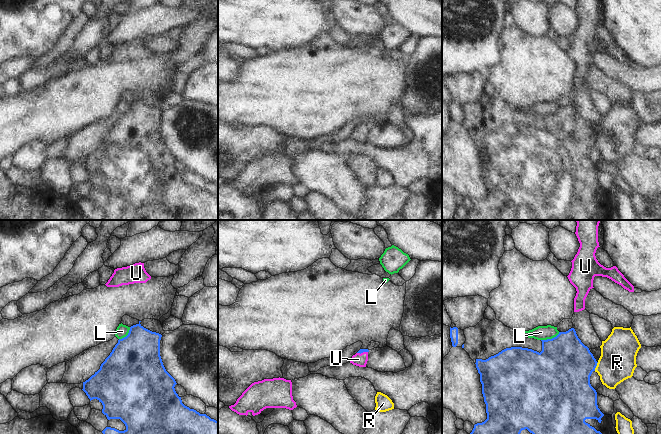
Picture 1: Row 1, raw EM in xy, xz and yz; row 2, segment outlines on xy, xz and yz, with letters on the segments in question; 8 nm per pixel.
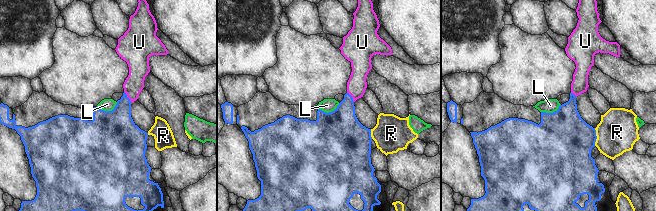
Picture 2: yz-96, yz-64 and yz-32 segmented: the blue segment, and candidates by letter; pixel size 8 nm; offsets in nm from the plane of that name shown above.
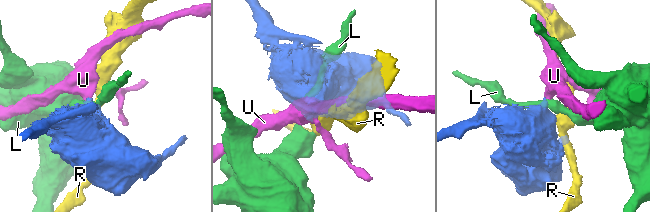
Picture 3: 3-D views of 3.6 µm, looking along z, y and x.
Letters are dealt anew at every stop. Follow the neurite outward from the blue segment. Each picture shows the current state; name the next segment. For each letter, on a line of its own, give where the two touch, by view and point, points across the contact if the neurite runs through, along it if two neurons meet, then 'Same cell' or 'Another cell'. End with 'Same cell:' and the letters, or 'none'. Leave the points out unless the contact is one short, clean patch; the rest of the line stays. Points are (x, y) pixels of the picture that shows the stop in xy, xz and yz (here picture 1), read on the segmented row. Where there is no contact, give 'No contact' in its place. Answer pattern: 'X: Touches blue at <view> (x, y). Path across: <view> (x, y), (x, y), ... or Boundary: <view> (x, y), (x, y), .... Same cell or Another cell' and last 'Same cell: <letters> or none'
L: Touches blue at yz (550, 339). Another cell
R: Touches blue at yz (596, 365). Boundary: yz (598, 362), (594, 370). Another cell
U: Touches blue at xz (362, 352). Path across: xz (360, 351), (362, 352), (358, 359). Same cell
Same cell: U.

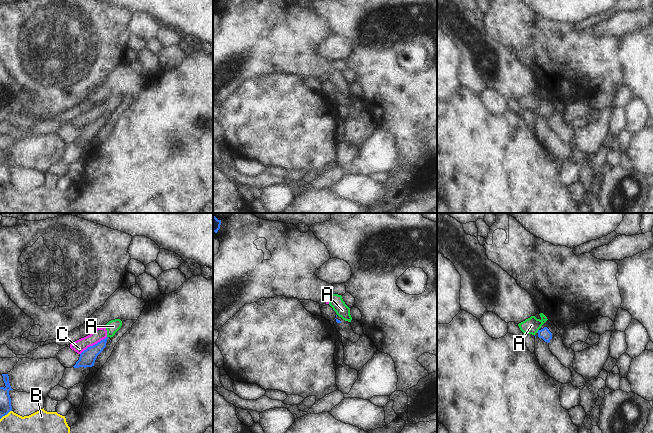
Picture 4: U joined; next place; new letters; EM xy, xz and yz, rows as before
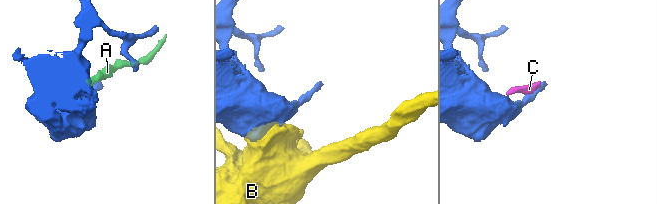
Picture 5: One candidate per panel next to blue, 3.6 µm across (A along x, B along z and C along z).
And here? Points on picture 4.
A: Touches blue at yz (538, 331). Boundary: yz (538, 329), (536, 332). Another cell
B: Touches blue at xy (5, 414). Another cell
C: Touches blue at xy (93, 345). Boundary: xy (106, 336), (88, 346), (80, 354). Another cell
Same cell: none.

